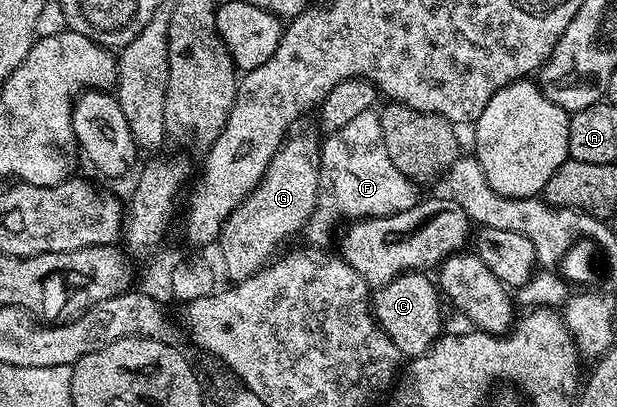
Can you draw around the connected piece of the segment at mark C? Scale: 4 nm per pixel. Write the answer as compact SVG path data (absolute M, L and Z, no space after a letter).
M425 271L405 272L402 276L392 278L392 282L377 289L372 296L372 311L375 320L406 358L424 355L444 332L442 328L443 301L440 299L440 292L435 281L431 277L429 280L426 276L429 275Z

